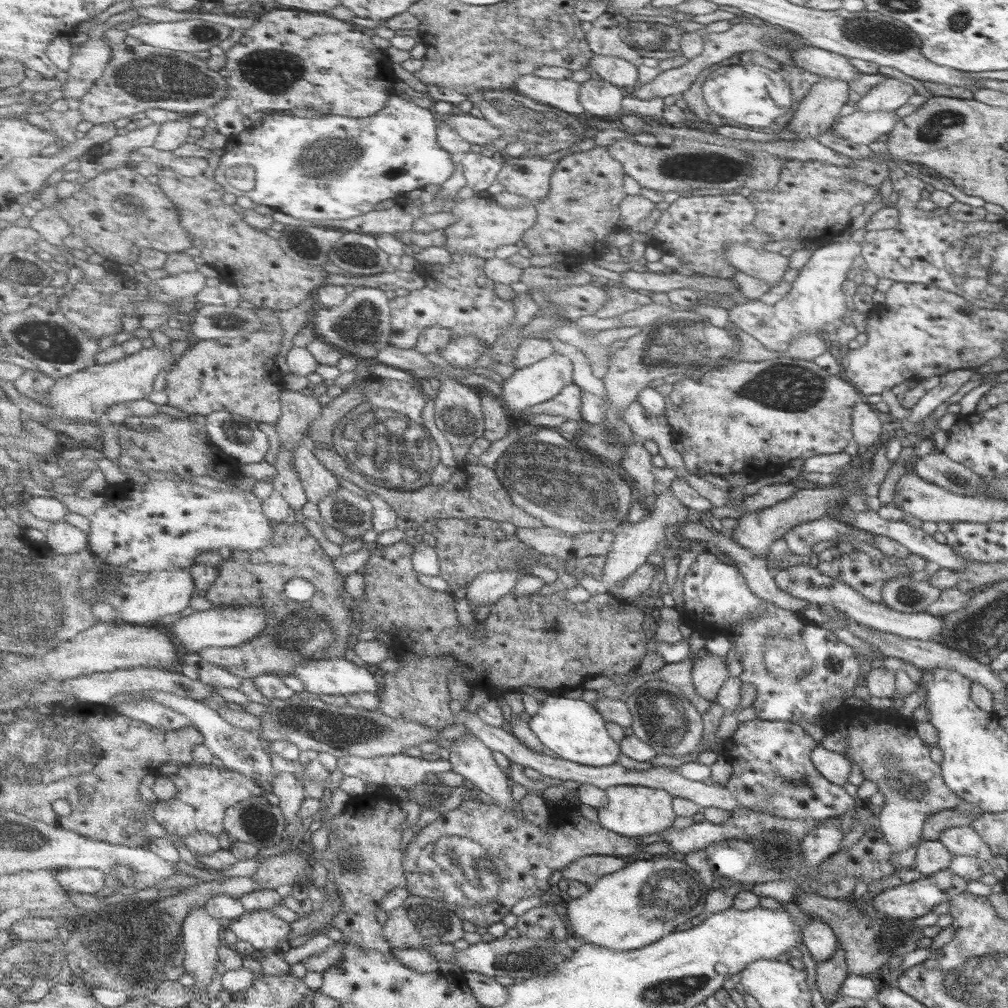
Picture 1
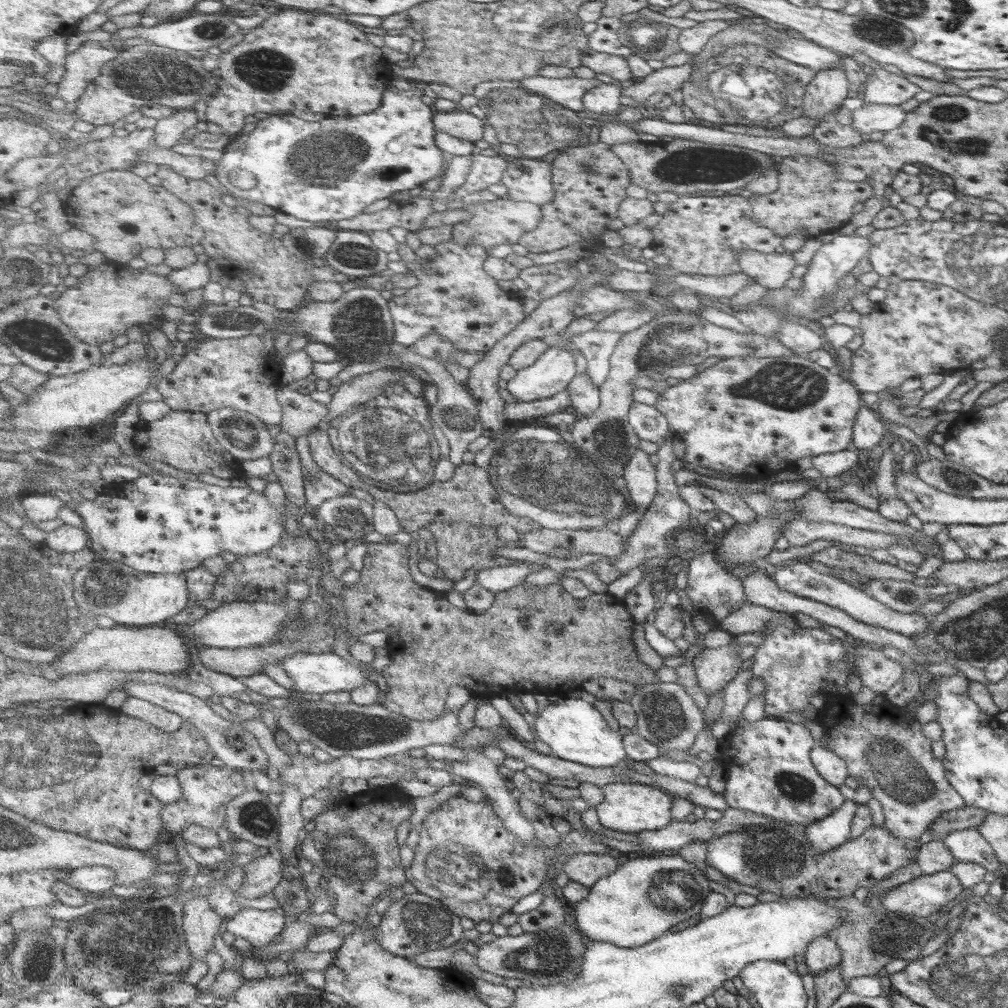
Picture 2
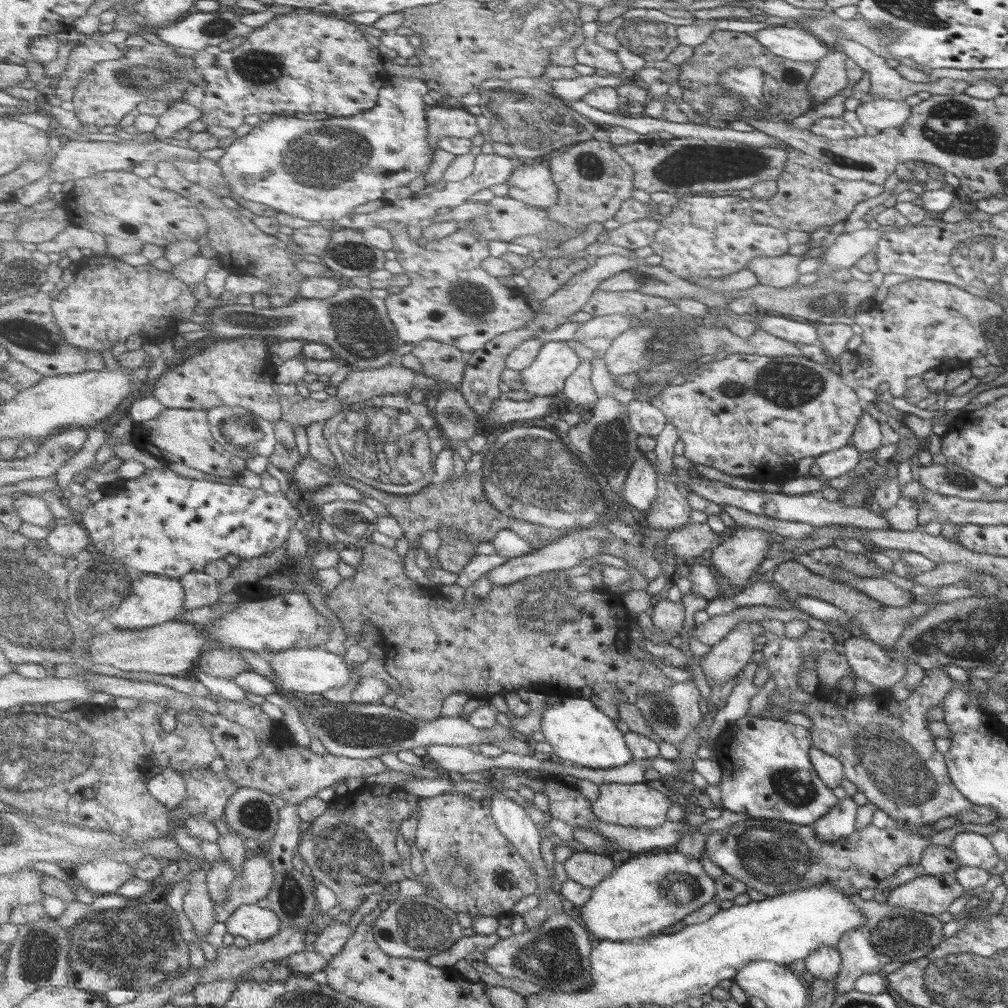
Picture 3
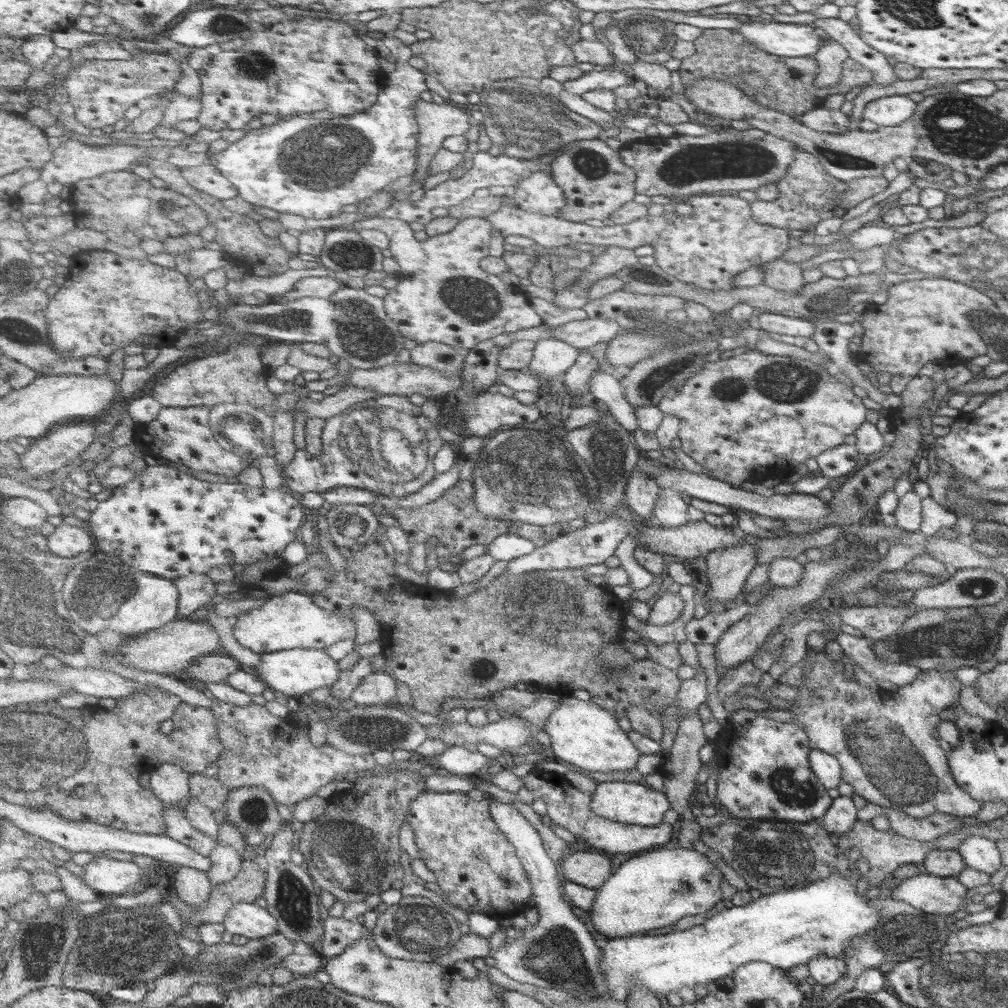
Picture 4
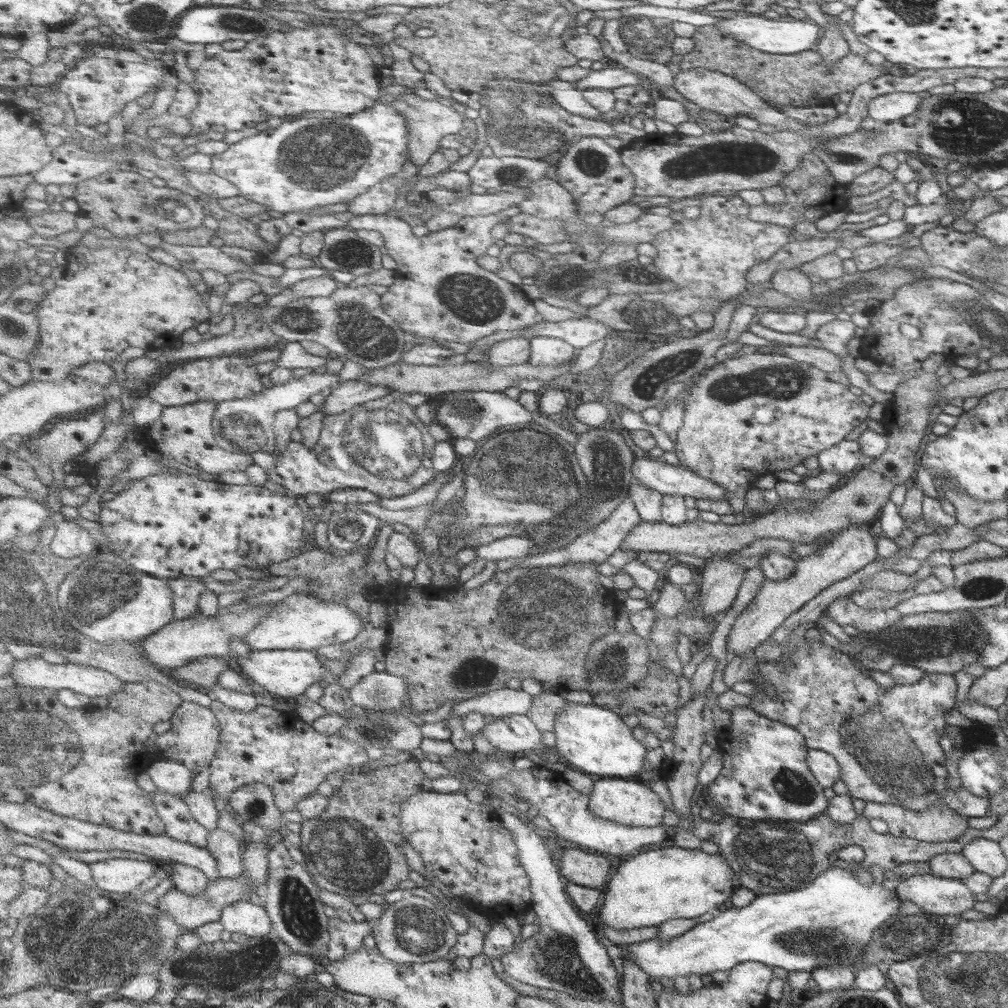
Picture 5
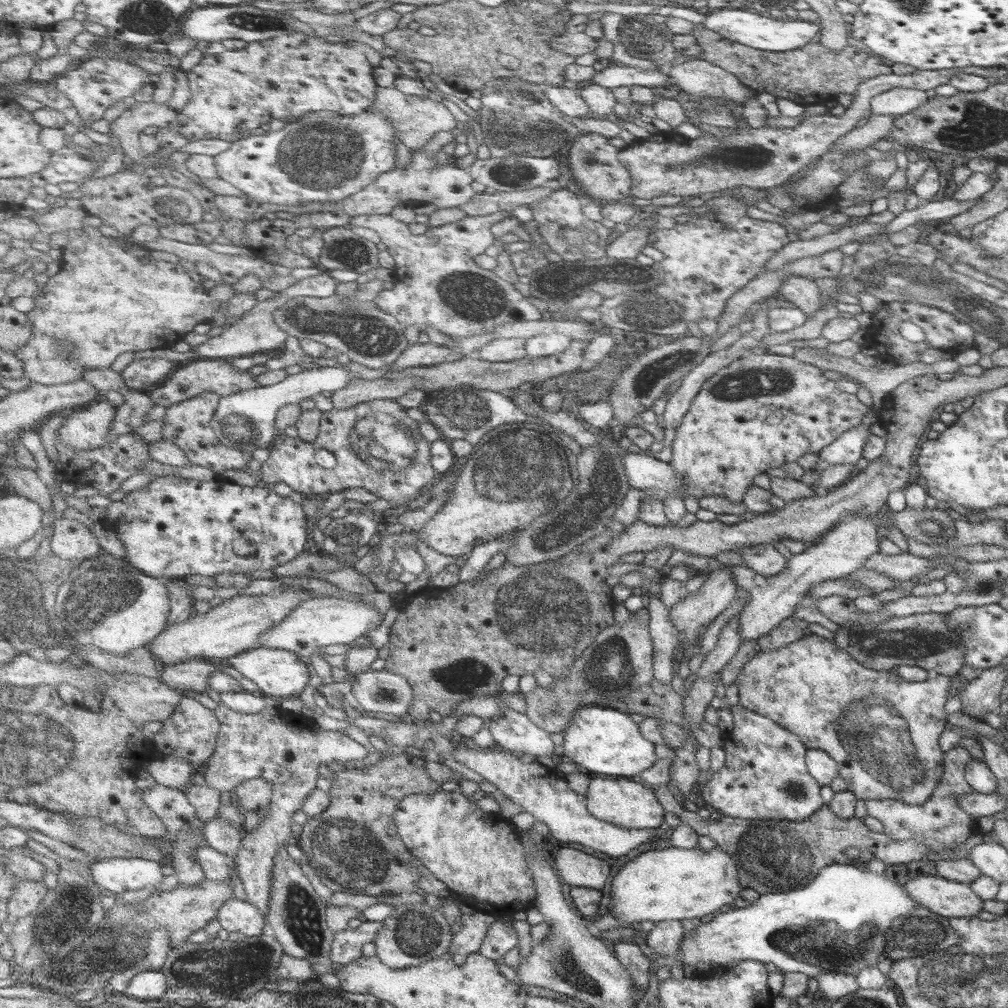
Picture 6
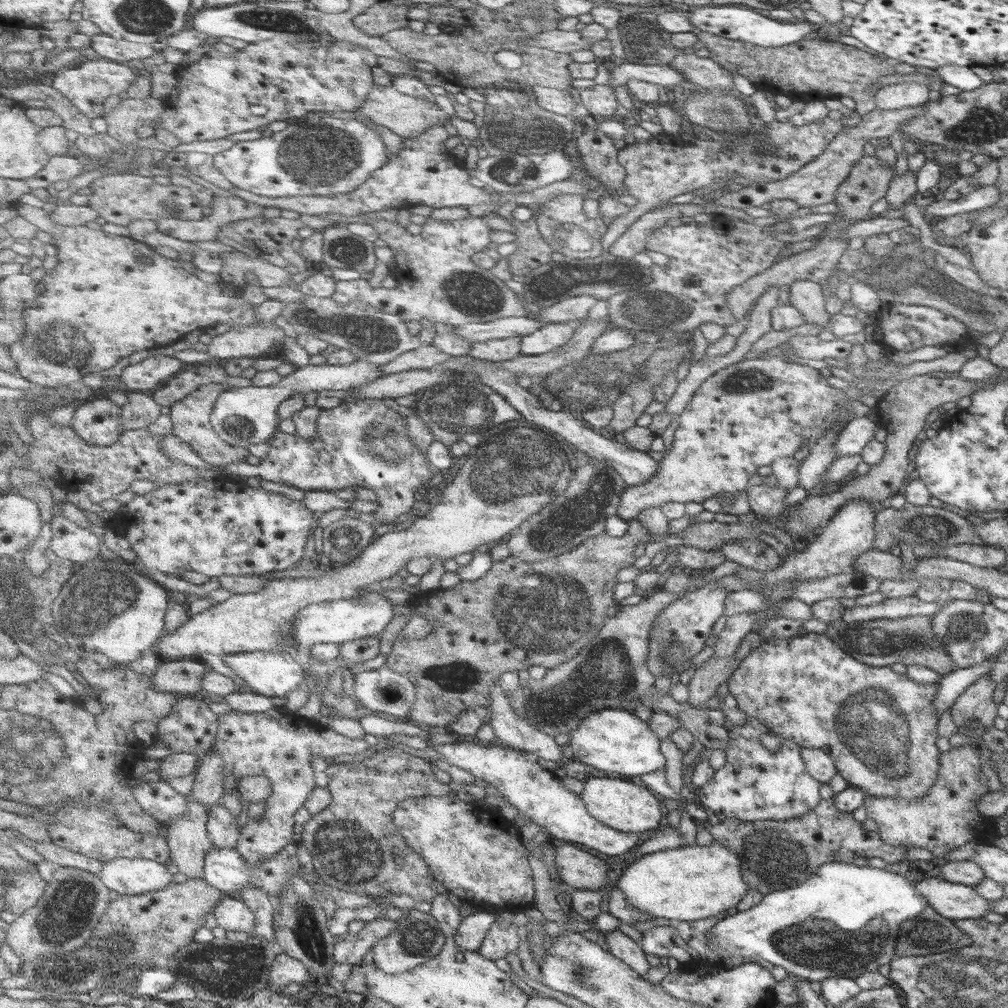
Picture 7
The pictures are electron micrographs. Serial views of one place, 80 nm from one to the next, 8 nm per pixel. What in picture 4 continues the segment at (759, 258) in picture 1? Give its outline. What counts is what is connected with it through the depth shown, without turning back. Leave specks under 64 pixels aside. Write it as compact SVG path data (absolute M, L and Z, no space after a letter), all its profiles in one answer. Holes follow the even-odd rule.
M778 258L764 266L759 266L764 270L764 285L783 290L784 292L798 292L805 286L803 270L799 265L786 263Z

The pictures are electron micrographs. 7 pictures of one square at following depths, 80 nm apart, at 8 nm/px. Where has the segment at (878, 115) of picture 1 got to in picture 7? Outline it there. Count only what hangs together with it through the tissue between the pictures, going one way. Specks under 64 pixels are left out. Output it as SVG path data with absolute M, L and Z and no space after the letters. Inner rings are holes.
M919 82L896 83L883 86L875 92L878 109L896 110L924 105L928 101L931 88Z

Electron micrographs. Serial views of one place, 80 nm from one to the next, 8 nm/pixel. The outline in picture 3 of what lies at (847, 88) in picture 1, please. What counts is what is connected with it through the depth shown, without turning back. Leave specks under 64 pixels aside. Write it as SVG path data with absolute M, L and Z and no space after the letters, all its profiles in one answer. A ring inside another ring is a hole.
M830 48L829 51L819 58L817 68L809 80L809 93L813 102L811 108L840 94L841 90L848 84L845 62L847 54L840 48Z

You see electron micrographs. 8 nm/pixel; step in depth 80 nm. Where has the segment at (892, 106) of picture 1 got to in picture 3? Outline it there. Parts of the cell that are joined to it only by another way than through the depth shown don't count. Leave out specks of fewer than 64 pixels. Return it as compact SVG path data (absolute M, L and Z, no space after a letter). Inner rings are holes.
M851 38L840 39L839 48L850 60L870 74L869 92L873 99L905 100L911 94L918 94L920 91L929 92L931 95L946 94L942 90L944 78L930 83L908 81L895 68L891 68L885 58Z

